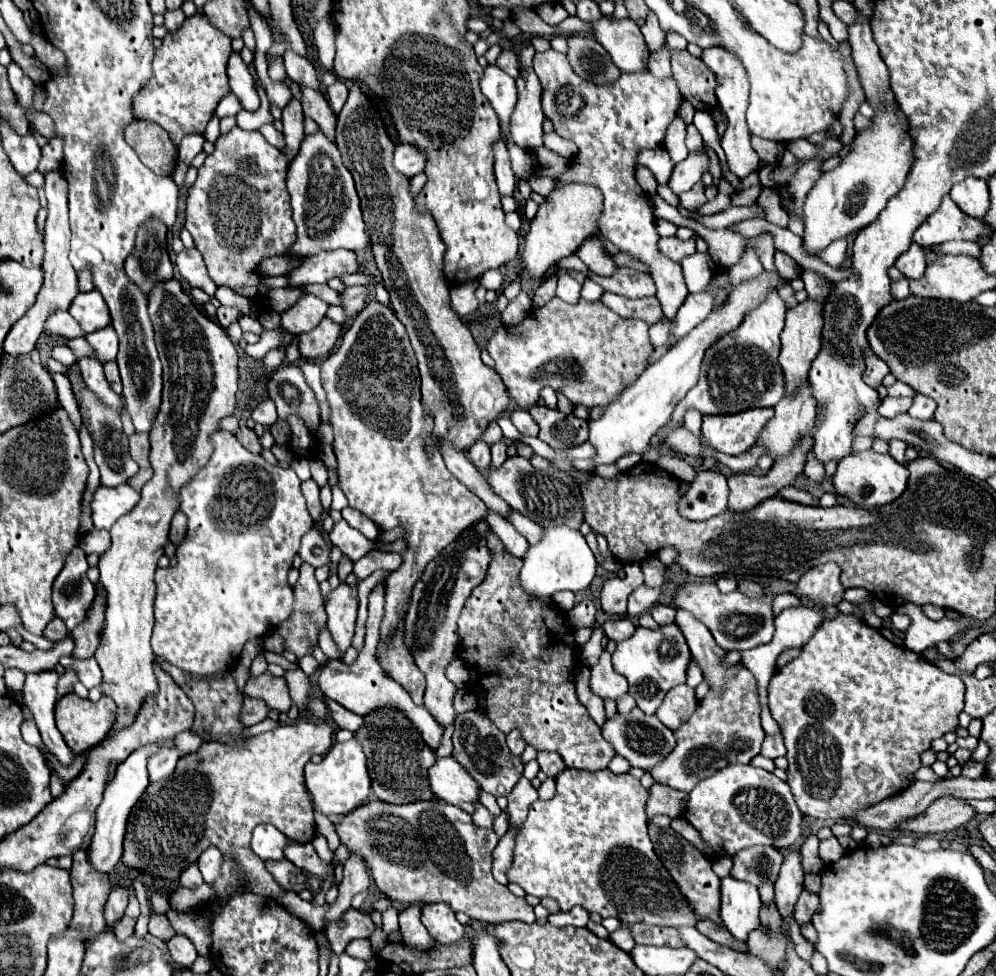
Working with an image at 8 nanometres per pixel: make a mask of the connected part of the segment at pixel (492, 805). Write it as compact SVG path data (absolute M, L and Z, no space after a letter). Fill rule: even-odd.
M480 790L479 800L495 817L497 817L502 812L496 802L496 798L493 795Z

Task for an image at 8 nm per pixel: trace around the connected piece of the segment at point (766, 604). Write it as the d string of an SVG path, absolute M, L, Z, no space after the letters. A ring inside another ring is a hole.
M686 583L682 589L678 589L674 603L680 609L692 611L714 635L716 643L726 649L754 649L758 645L770 643L774 637L774 603L776 593L762 593L760 597L748 597L740 591L732 593L720 593L714 583Z

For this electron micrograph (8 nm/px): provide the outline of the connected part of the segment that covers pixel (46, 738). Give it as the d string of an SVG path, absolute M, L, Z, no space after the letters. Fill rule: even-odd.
M56 671L26 675L22 693L24 693L24 705L34 713L34 721L42 735L44 747L60 761L60 765L68 767L76 759L76 755L70 751L70 747L66 745L56 727L54 719L54 707L58 701L56 683L58 683Z

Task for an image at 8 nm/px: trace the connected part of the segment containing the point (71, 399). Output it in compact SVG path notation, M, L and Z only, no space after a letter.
M50 371L54 383L56 383L56 391L58 391L58 397L60 397L60 403L64 403L64 409L68 411L70 419L76 423L76 427L80 429L80 411L78 411L78 403L76 403L76 397L72 395L72 387L70 387L70 381L66 375L62 373L54 373Z

